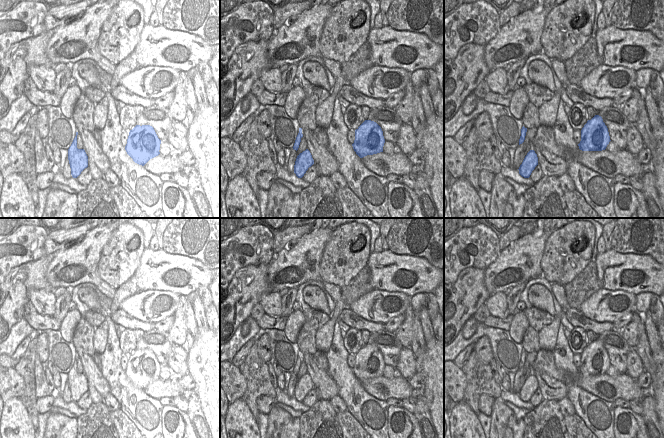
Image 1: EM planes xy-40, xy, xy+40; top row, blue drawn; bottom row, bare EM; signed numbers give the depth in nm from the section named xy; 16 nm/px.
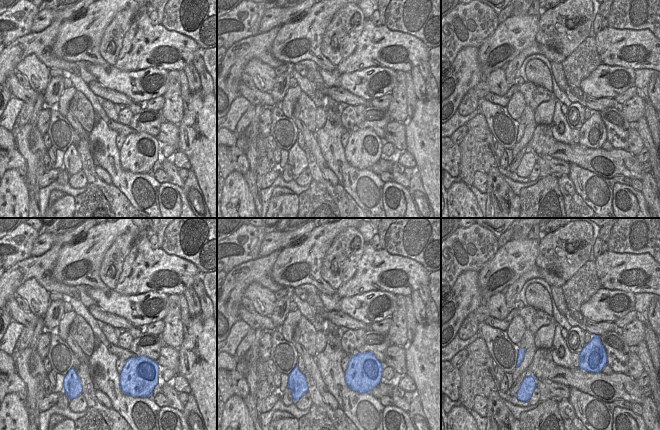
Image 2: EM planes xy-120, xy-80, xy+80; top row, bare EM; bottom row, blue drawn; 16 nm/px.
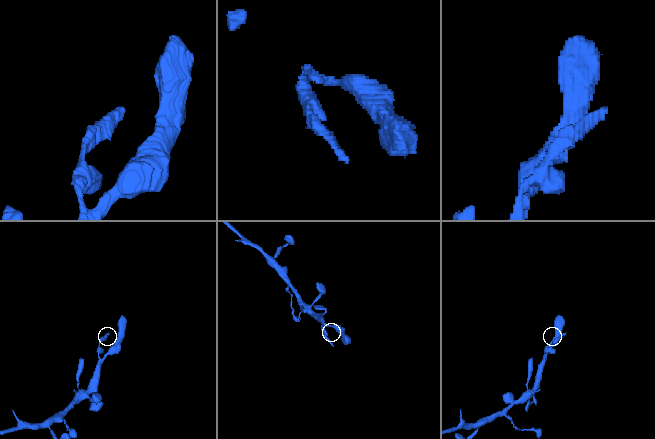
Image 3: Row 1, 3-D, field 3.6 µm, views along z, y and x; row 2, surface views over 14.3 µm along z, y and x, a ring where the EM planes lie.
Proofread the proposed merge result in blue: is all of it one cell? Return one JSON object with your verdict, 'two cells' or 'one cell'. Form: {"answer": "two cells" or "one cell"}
{"answer": "one cell"}

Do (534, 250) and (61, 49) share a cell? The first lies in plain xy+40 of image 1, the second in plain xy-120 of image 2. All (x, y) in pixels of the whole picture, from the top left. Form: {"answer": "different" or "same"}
{"answer": "same"}

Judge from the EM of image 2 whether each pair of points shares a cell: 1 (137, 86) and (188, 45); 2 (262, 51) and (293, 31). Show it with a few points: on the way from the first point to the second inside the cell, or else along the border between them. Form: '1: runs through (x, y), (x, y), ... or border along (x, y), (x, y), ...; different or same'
1: border along (167, 70), (146, 67), (136, 71); different
2: border along (281, 26), (272, 43), (272, 54), (284, 62); different

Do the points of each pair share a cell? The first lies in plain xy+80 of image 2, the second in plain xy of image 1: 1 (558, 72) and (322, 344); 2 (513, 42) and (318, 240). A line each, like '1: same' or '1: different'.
1: different
2: same

